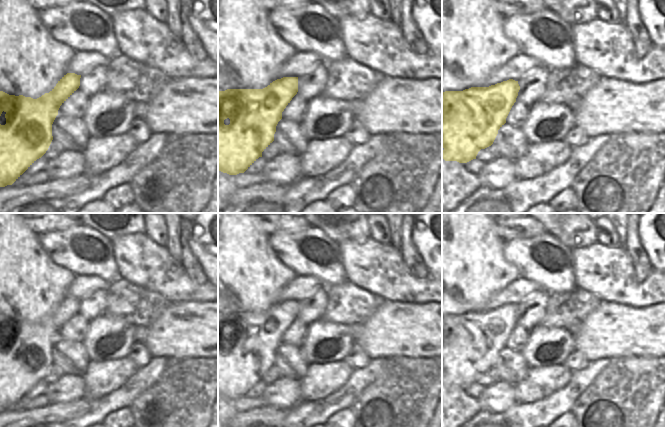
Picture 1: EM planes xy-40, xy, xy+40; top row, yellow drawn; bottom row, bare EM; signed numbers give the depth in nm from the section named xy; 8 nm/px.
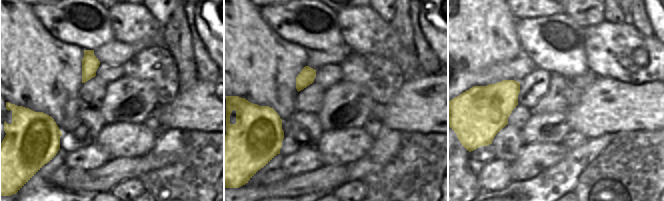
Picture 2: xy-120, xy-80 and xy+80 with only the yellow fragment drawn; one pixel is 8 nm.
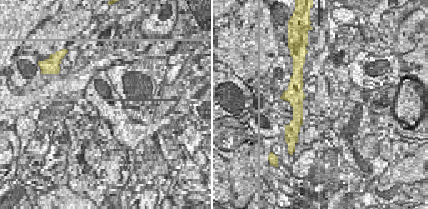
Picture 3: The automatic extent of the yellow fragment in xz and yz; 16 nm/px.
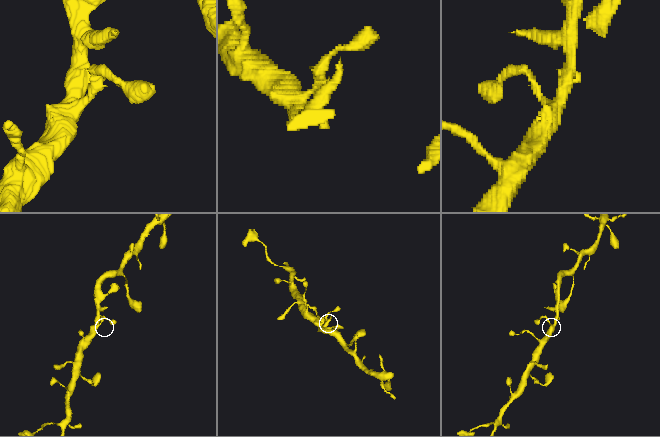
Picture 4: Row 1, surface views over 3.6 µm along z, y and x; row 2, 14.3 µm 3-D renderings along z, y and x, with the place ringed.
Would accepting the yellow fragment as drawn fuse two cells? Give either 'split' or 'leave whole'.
leave whole

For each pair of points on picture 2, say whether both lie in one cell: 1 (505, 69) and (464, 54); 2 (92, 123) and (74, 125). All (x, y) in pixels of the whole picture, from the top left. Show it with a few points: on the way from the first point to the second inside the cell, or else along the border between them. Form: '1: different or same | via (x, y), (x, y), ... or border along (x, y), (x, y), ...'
1: different | border along (514, 58), (491, 63), (476, 71), (468, 70)
2: same | via (88, 123), (86, 125), (78, 125)

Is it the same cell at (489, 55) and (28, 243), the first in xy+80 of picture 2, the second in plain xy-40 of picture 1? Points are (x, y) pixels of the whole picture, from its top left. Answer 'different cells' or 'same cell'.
same cell

